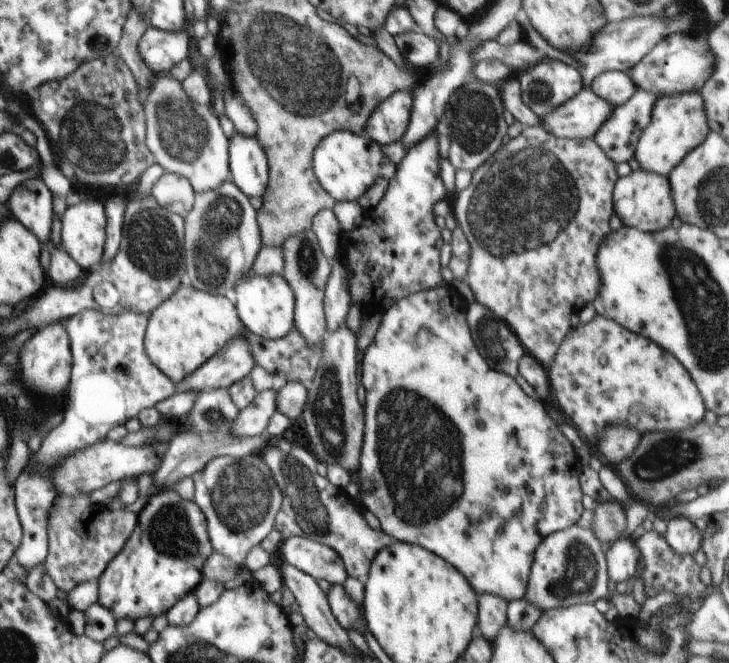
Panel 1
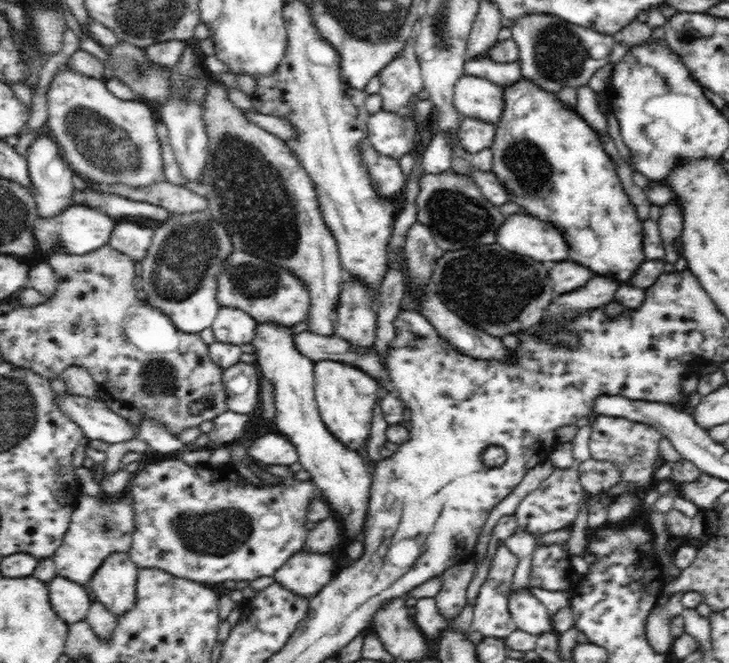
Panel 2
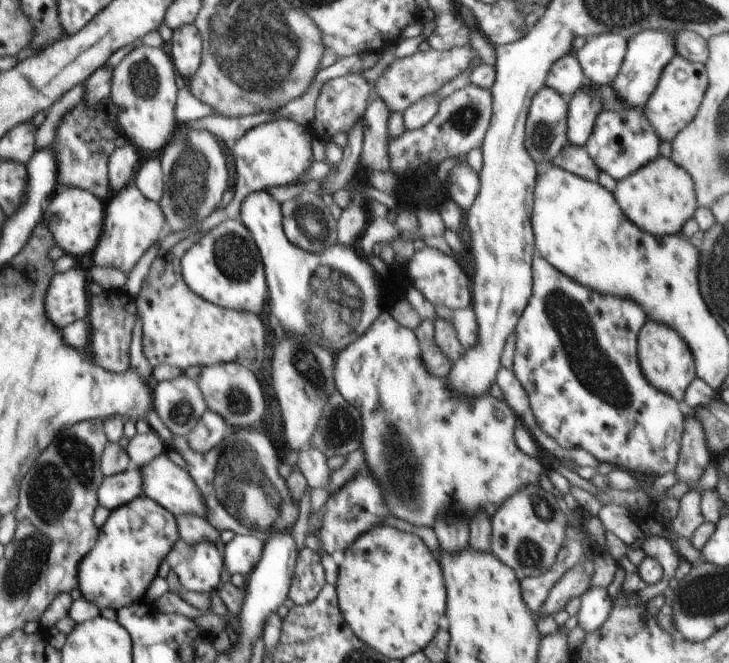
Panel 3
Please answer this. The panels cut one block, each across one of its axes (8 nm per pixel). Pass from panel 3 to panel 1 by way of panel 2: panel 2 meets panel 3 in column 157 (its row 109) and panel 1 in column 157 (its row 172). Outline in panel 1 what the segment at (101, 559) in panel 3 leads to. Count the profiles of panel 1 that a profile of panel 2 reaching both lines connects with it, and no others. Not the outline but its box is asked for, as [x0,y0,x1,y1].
[98,491,213,621]

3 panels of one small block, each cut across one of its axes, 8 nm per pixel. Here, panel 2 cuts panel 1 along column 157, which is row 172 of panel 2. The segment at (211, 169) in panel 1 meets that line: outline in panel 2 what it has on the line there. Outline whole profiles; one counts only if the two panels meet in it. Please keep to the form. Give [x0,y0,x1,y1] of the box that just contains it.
[47,65,165,187]

